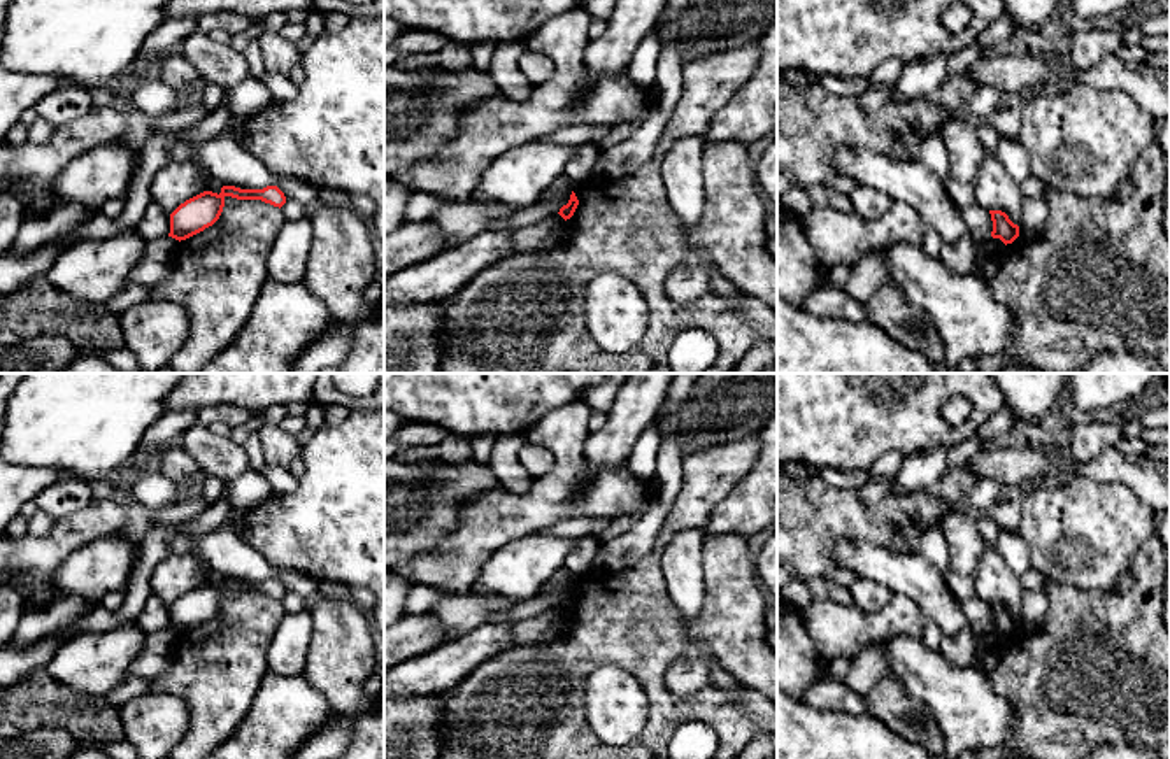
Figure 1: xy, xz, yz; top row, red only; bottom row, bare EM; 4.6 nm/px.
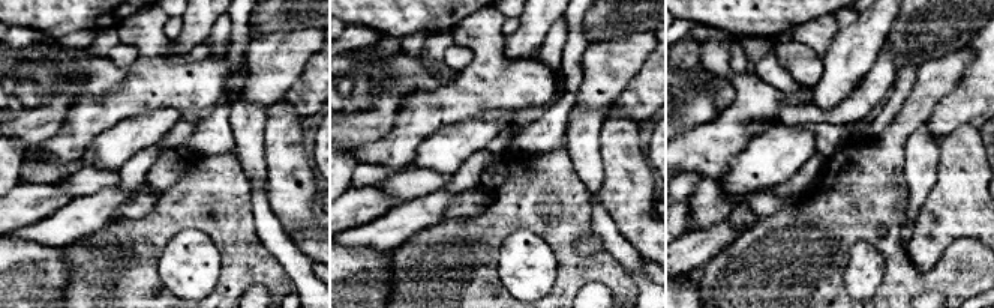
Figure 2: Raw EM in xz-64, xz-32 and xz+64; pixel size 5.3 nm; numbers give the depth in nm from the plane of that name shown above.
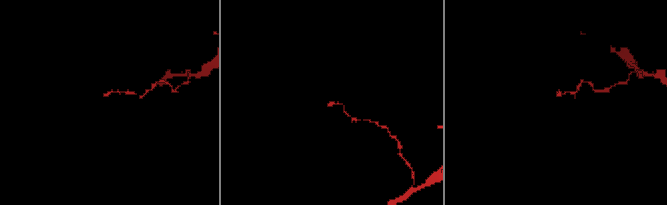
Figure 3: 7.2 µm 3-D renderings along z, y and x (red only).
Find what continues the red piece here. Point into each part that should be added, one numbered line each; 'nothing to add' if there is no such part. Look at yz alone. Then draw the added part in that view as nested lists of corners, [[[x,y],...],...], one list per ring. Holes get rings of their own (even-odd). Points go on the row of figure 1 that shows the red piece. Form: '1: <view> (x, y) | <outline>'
nothing to add

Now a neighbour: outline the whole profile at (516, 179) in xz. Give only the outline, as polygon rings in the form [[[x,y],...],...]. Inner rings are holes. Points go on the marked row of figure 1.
[[[544,140],[512,147],[486,168],[470,200],[502,203],[514,212],[528,209],[563,175],[575,149]]]

